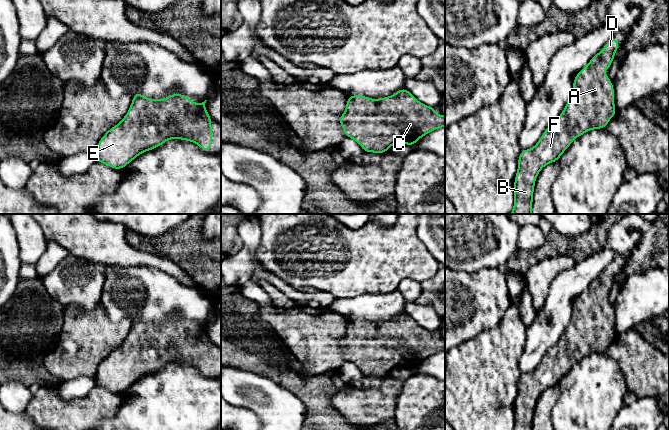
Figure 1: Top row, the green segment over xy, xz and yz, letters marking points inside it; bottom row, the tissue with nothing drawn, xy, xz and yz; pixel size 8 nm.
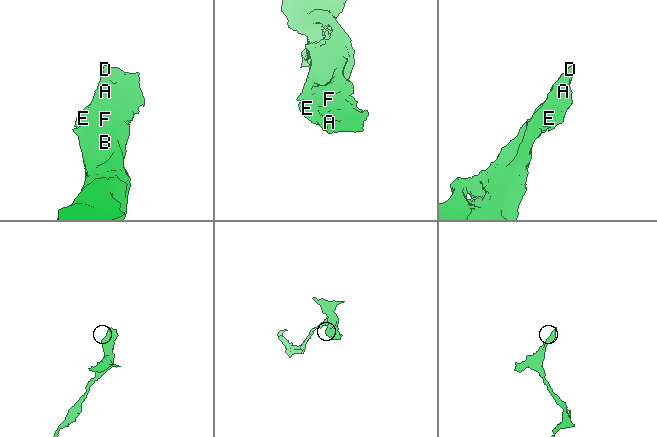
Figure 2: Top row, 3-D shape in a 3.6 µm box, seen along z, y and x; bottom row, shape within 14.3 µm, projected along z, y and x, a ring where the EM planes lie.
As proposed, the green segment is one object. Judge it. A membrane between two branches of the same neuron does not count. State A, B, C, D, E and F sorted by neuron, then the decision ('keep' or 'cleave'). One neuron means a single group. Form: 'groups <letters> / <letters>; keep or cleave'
groups A B C D E F; keep

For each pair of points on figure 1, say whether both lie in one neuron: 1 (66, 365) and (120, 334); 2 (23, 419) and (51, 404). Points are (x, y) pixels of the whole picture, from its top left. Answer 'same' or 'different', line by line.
1: same
2: different

